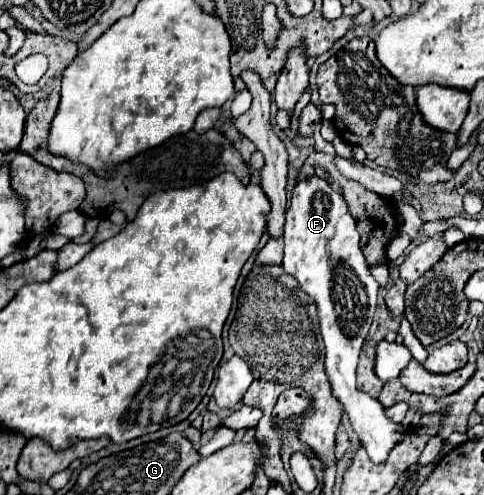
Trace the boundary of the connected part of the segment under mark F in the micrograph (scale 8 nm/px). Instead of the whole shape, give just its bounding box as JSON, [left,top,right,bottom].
[282,177,406,463]

